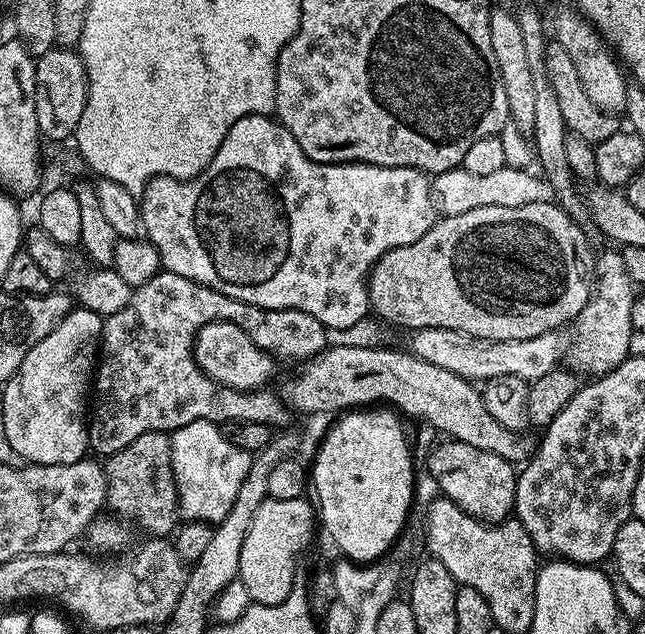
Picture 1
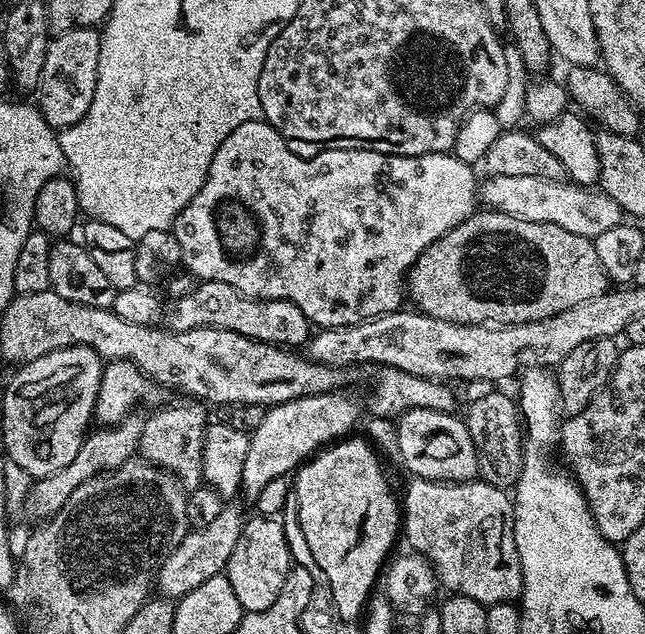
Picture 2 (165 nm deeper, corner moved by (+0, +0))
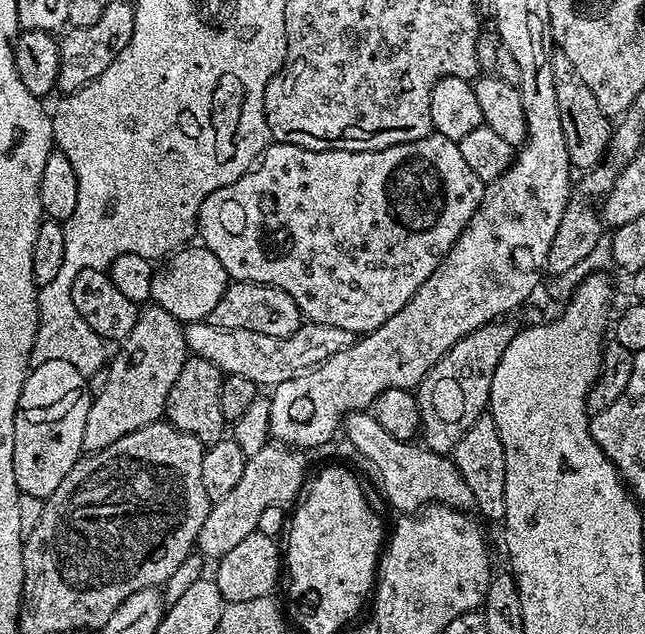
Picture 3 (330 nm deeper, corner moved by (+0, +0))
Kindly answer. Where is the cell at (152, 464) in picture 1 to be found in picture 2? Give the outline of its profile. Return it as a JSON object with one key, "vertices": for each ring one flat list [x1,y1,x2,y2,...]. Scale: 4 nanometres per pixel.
{"vertices":[[184,398,181,401,181,404,170,405,169,403,167,406,157,407,153,411,156,413,145,419,138,452,143,459,172,473,185,489,191,490,201,487,204,478,202,474,204,435,208,429,210,417,207,412,209,409,201,401,195,398]]}

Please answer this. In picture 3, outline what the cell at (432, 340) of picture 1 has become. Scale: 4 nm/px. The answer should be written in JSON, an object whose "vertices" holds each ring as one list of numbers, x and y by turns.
{"vertices":[[207,322,185,323,182,329,189,353,193,357,210,362,221,373,229,376,250,378,250,382,257,386,275,386,299,376,301,372,309,372,311,368,317,368,319,364,326,362,326,358,338,354,338,350,349,348,358,339,357,333,350,330,311,322,301,323,294,334,282,338,258,334,254,330,223,328]]}

